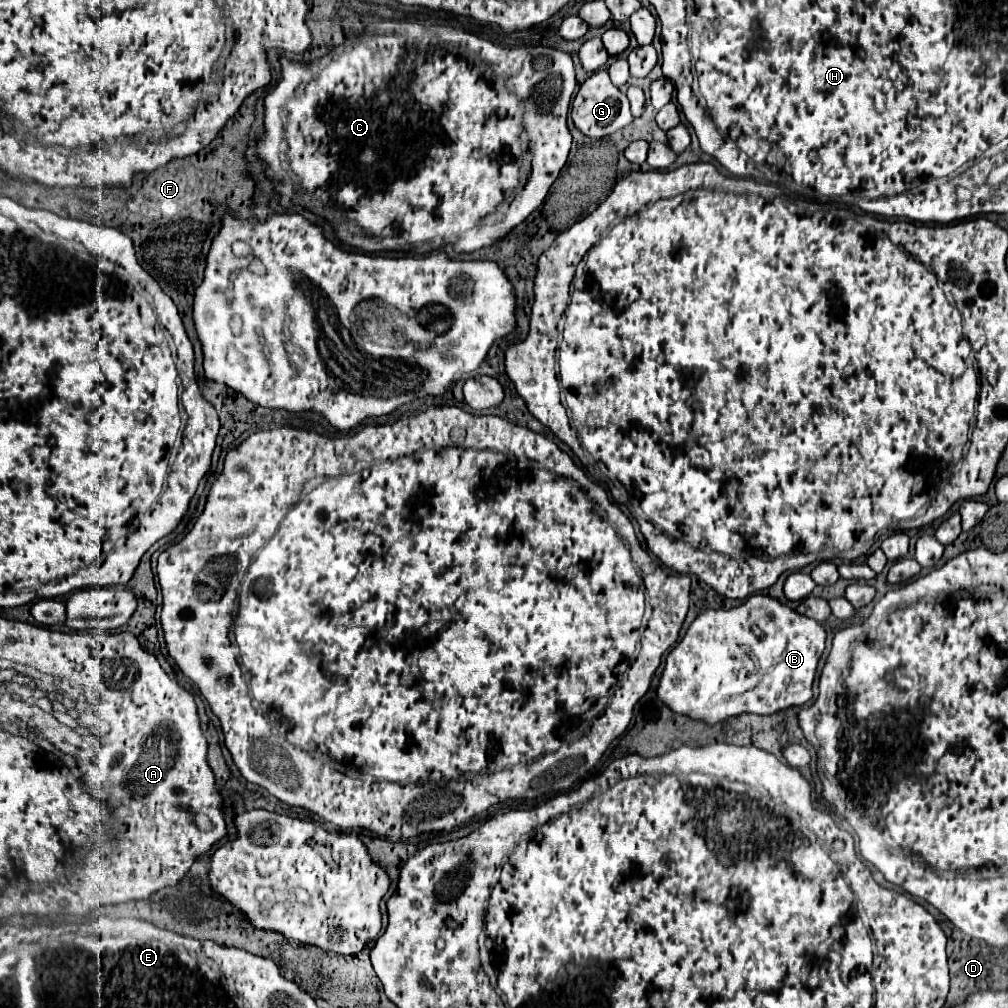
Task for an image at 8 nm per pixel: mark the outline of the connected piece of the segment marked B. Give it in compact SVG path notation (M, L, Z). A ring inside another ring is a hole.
M755 594L755 596L751 596L747 602L743 602L737 608L731 608L731 610L705 610L703 614L699 614L693 620L693 624L689 626L689 630L683 636L683 640L667 654L665 670L663 670L663 674L659 678L659 686L657 686L657 698L671 712L683 714L683 716L687 716L691 720L697 720L697 722L703 722L707 726L713 726L713 724L729 720L729 718L737 718L741 714L767 716L767 714L775 714L779 710L791 708L791 706L803 706L805 702L809 702L813 698L813 690L811 688L813 688L813 680L815 680L815 672L817 672L817 664L819 664L821 654L823 654L823 648L825 648L825 630L823 630L823 626L817 620L801 616L799 612L795 612L789 606L781 604L777 598L771 598L771 596L765 596L765 594Z

